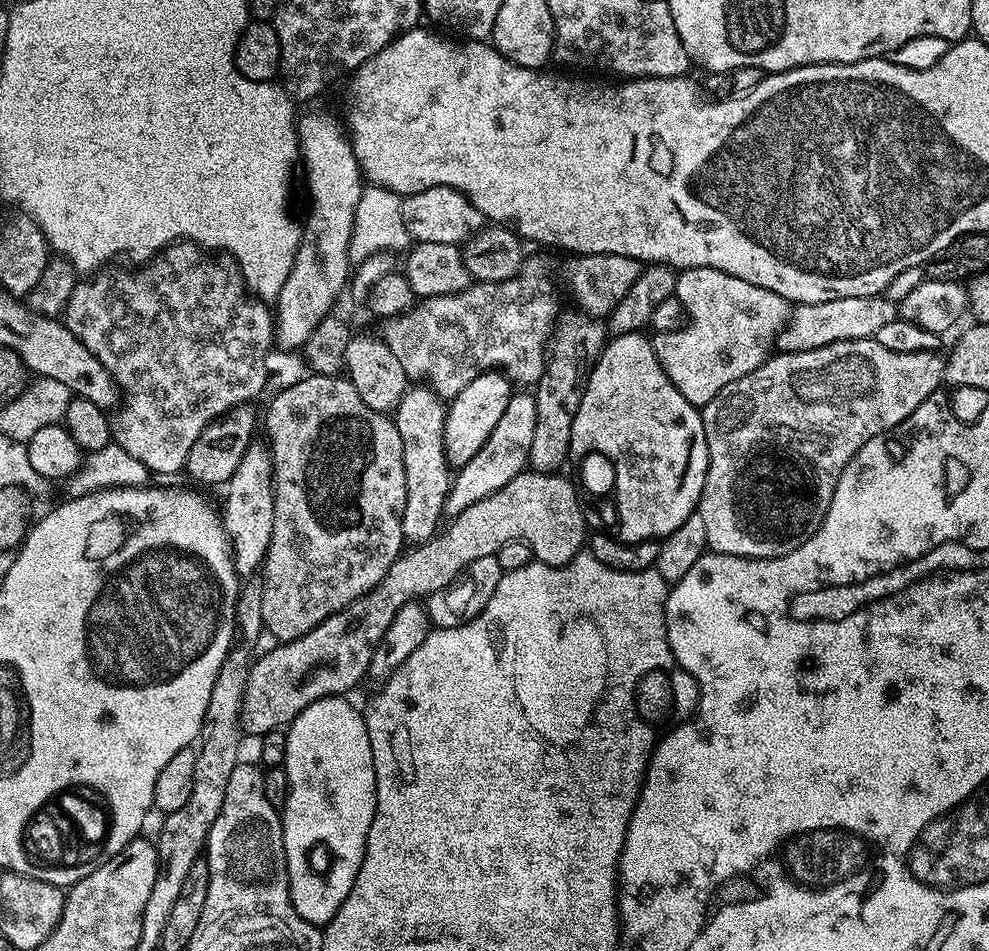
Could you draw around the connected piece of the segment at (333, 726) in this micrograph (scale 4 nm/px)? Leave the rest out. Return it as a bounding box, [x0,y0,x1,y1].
[282,696,376,926]

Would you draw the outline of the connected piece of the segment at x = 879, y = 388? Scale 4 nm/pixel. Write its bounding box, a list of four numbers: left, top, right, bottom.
[698,338,945,558]

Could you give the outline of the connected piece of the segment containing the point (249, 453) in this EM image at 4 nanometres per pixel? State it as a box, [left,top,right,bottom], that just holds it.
[222,442,274,578]

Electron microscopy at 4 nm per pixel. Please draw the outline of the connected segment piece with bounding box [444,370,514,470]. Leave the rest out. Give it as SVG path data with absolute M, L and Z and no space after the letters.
M493 370L478 374L470 386L466 386L457 396L451 397L446 408L444 420L444 449L448 454L448 463L453 469L459 470L478 450L482 450L482 442L490 438L494 426L498 426L498 418L506 410L506 402L514 394L513 381L503 371Z

